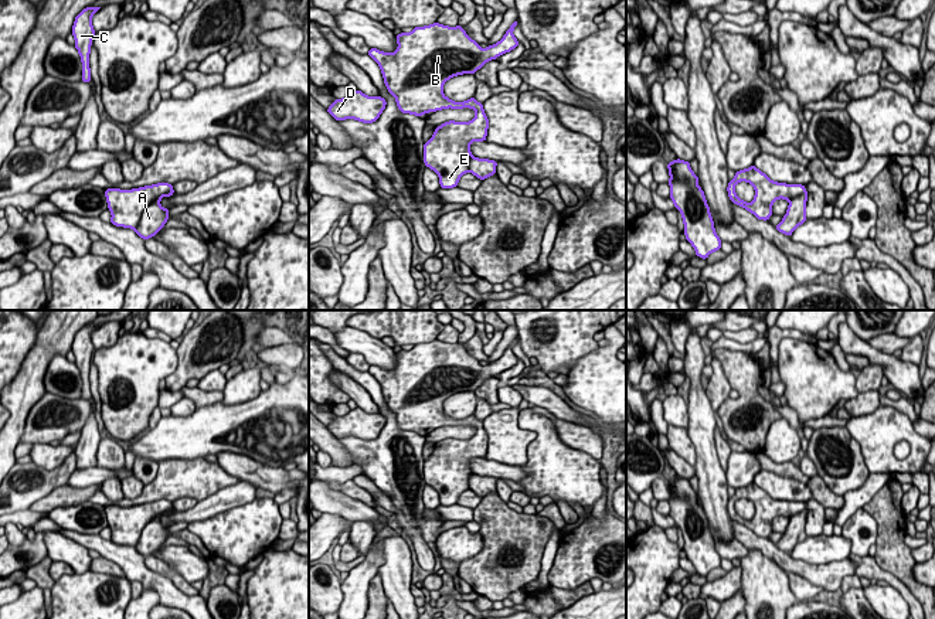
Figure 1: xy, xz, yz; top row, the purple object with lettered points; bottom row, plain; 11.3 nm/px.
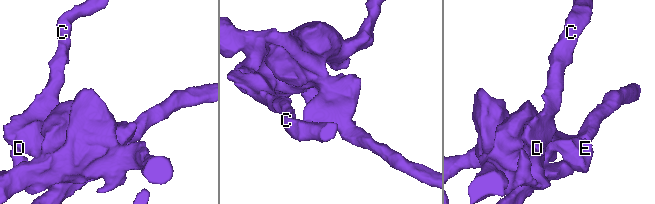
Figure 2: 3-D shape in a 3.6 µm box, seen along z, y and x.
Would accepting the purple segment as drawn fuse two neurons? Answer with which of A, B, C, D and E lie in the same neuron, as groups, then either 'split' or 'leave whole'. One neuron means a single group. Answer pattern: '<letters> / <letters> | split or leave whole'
A / B C D E | split

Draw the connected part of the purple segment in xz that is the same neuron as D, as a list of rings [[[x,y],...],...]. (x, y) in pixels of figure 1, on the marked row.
[[[361,91],[351,92],[347,98],[336,99],[327,112],[336,120],[356,119],[363,123],[378,120],[385,109],[385,99],[381,96],[367,96]]]

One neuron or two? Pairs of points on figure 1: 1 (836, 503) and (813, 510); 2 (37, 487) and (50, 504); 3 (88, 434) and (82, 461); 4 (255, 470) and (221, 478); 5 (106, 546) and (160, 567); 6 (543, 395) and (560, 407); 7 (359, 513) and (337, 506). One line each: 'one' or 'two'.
1: two
2: two
3: one
4: two
5: two
6: one
7: one

